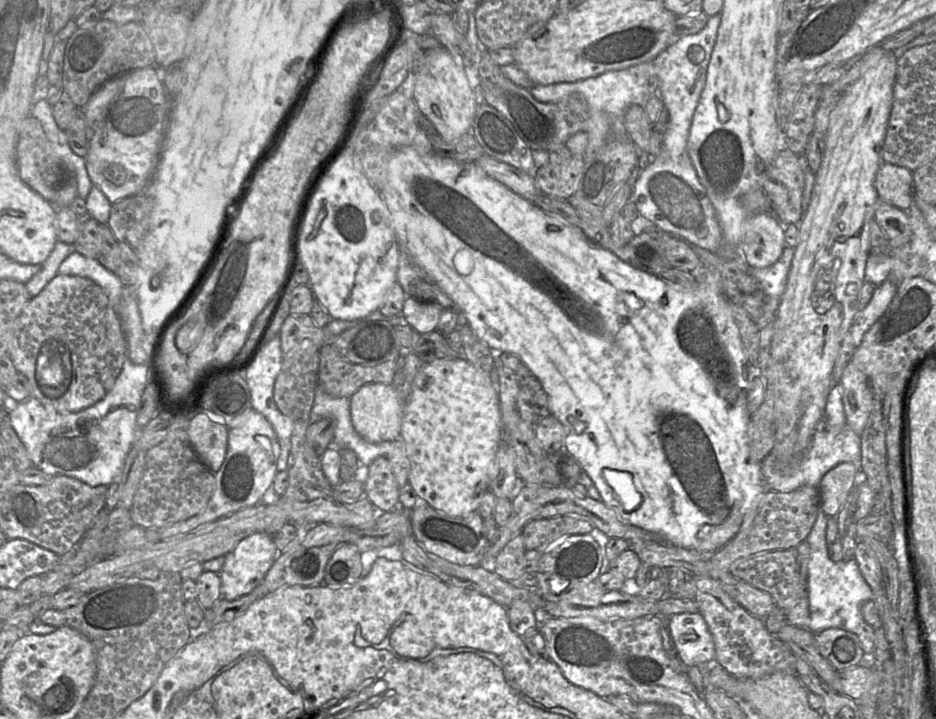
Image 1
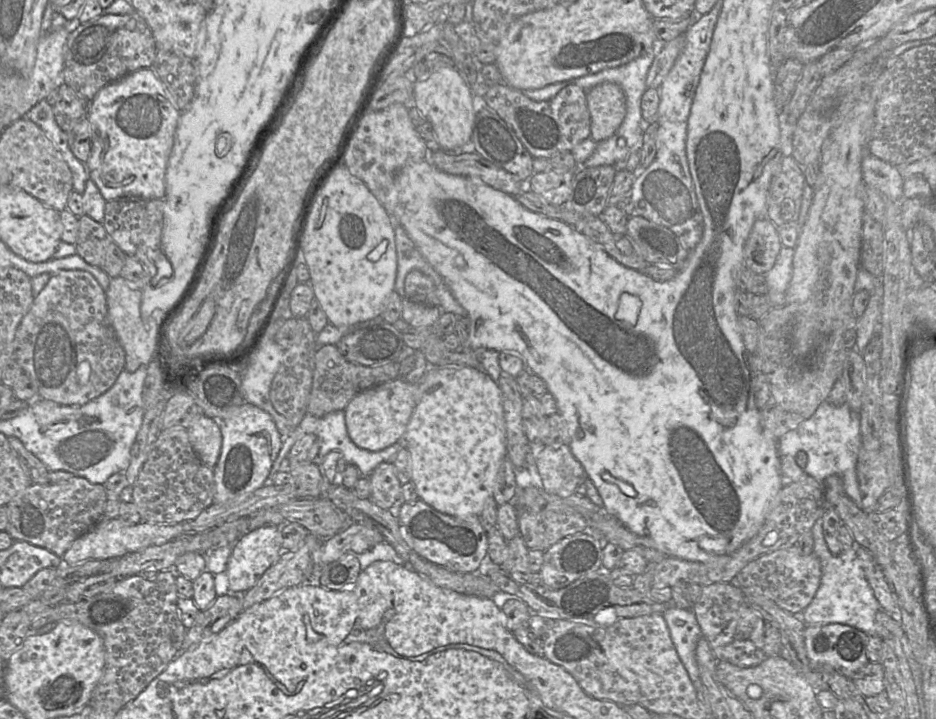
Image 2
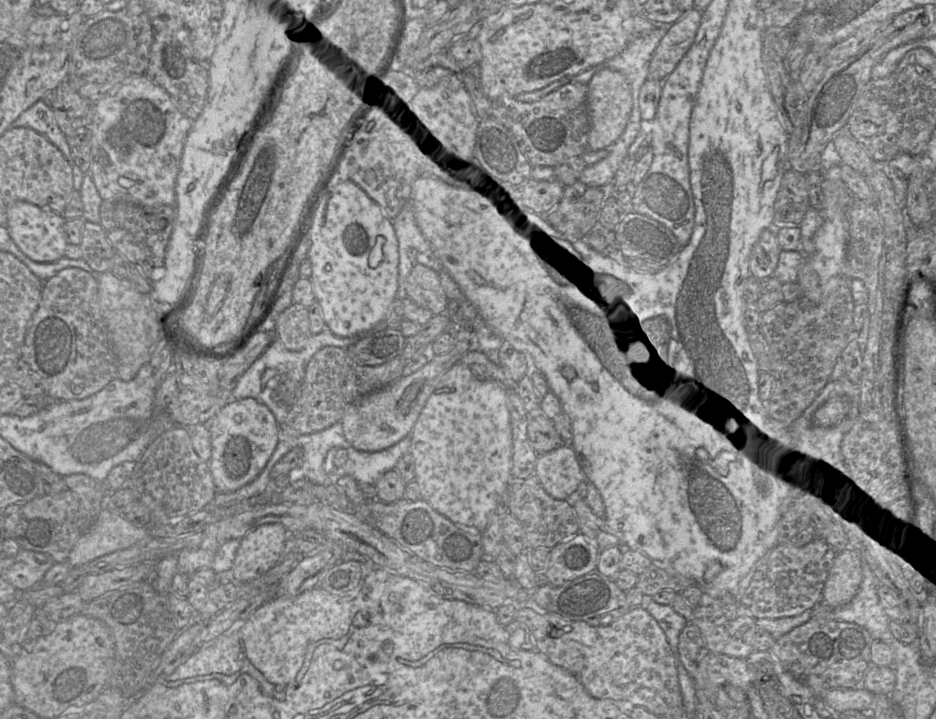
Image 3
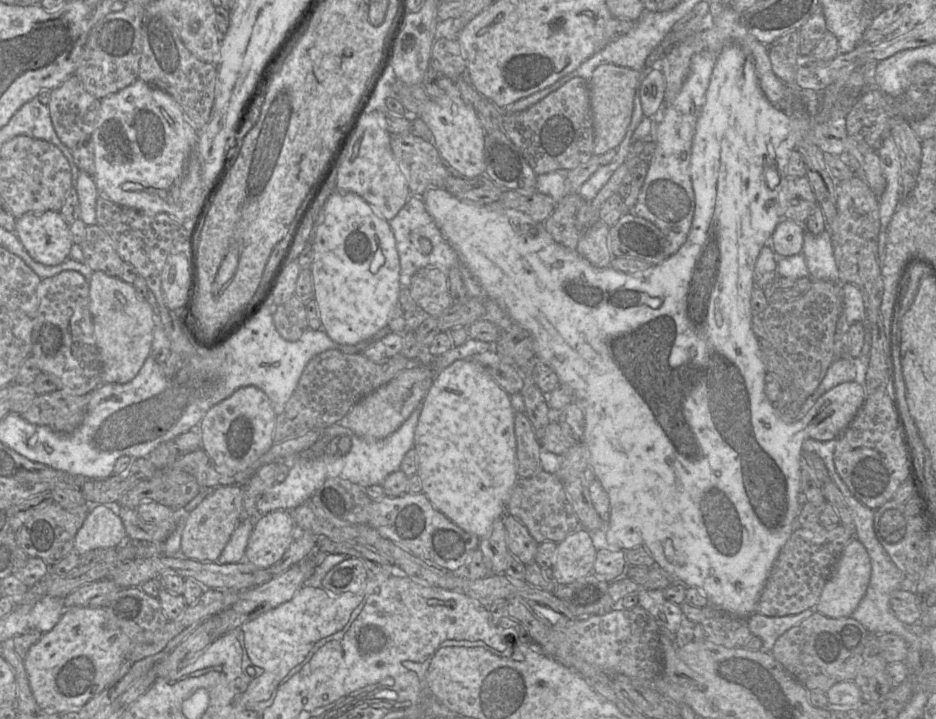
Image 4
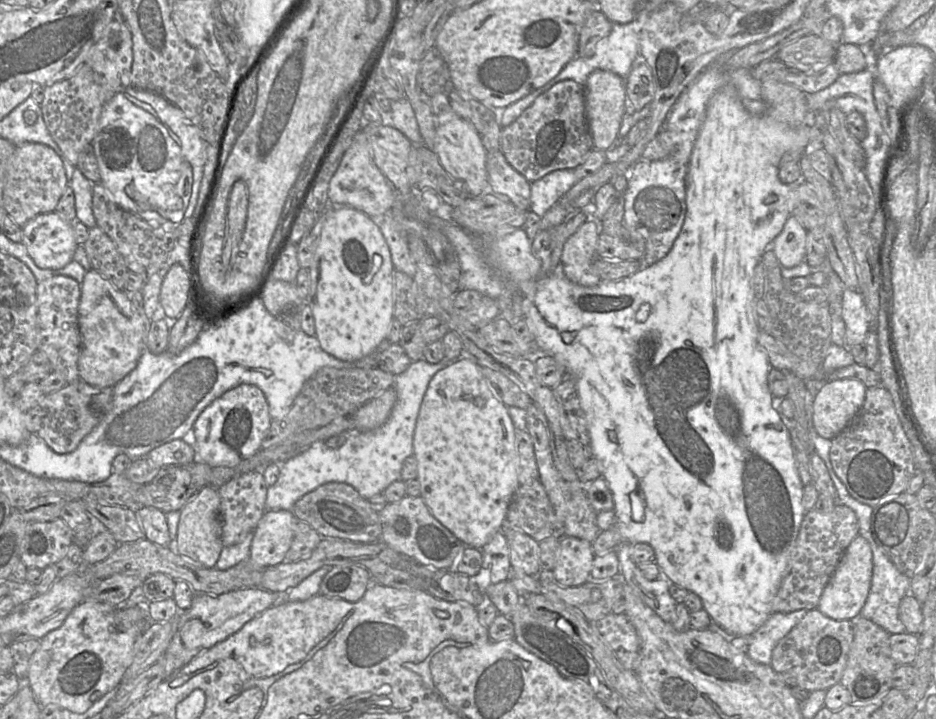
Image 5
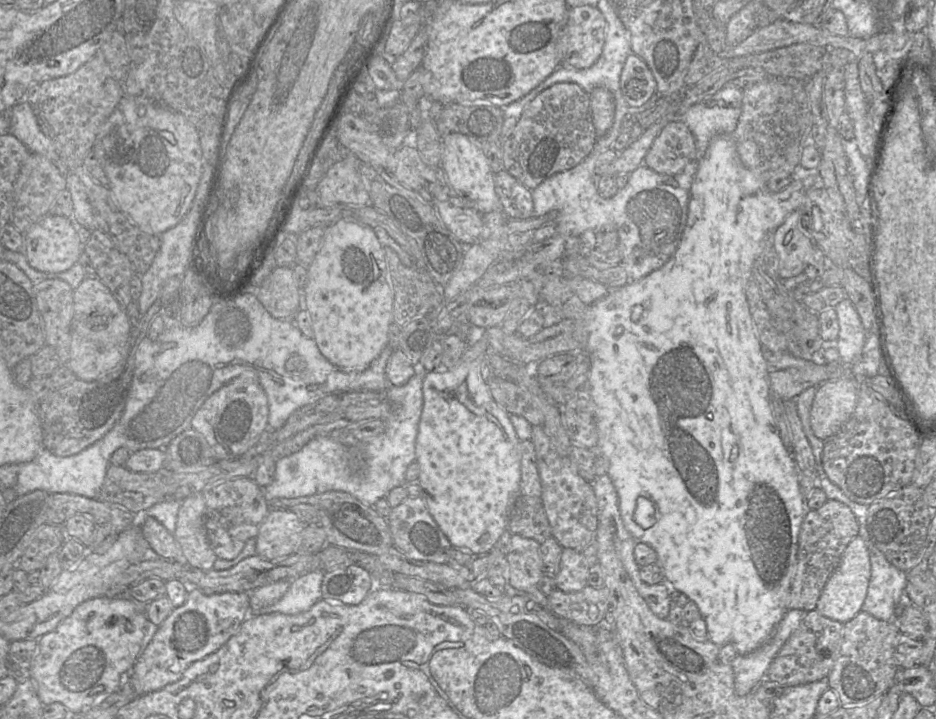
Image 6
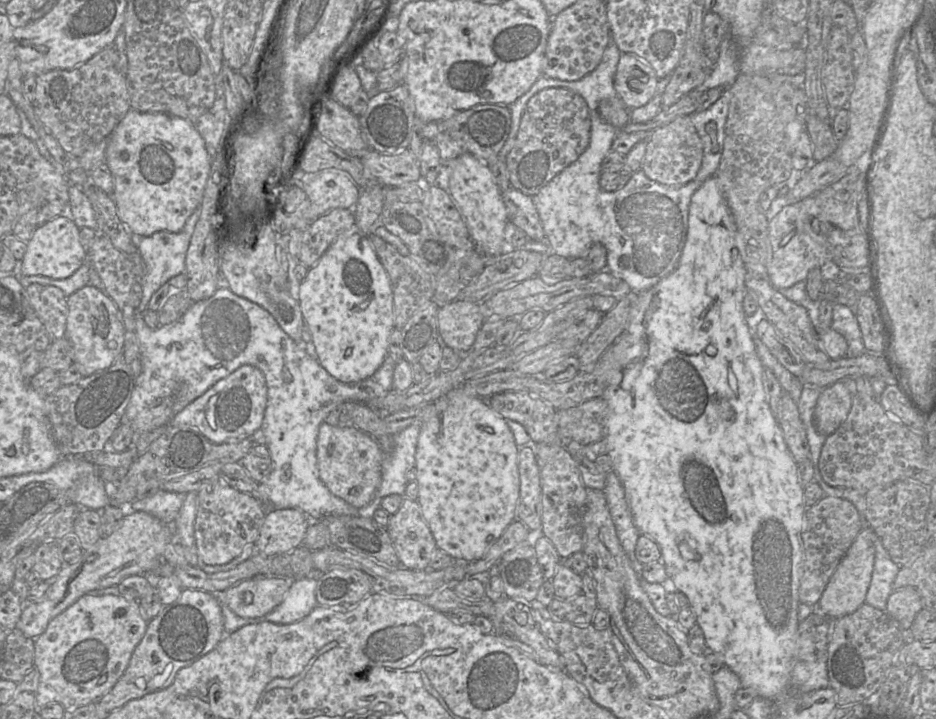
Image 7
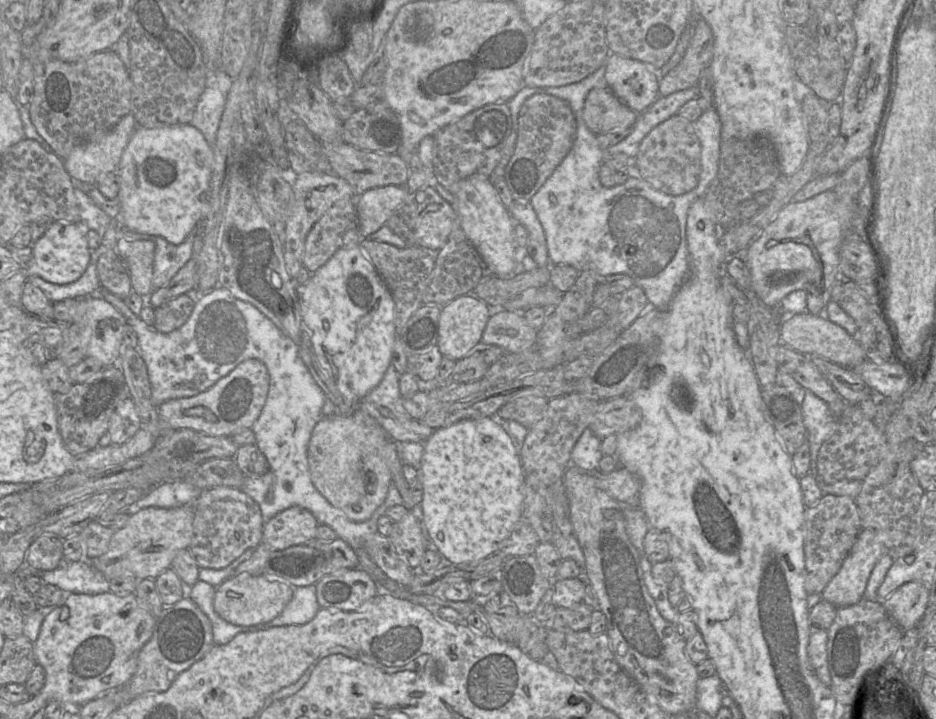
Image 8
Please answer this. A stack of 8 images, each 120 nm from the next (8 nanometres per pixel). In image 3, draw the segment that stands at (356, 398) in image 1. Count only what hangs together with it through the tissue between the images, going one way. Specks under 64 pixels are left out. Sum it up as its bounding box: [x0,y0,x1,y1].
[341,340,471,452]

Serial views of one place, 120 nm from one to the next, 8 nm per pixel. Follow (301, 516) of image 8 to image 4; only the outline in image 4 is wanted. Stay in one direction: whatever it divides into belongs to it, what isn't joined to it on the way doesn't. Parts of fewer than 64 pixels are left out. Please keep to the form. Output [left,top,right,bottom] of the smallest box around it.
[245,510,293,569]

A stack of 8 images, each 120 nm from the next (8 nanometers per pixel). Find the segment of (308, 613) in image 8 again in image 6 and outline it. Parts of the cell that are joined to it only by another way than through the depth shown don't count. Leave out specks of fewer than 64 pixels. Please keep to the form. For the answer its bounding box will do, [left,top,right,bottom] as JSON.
[251,572,324,616]

